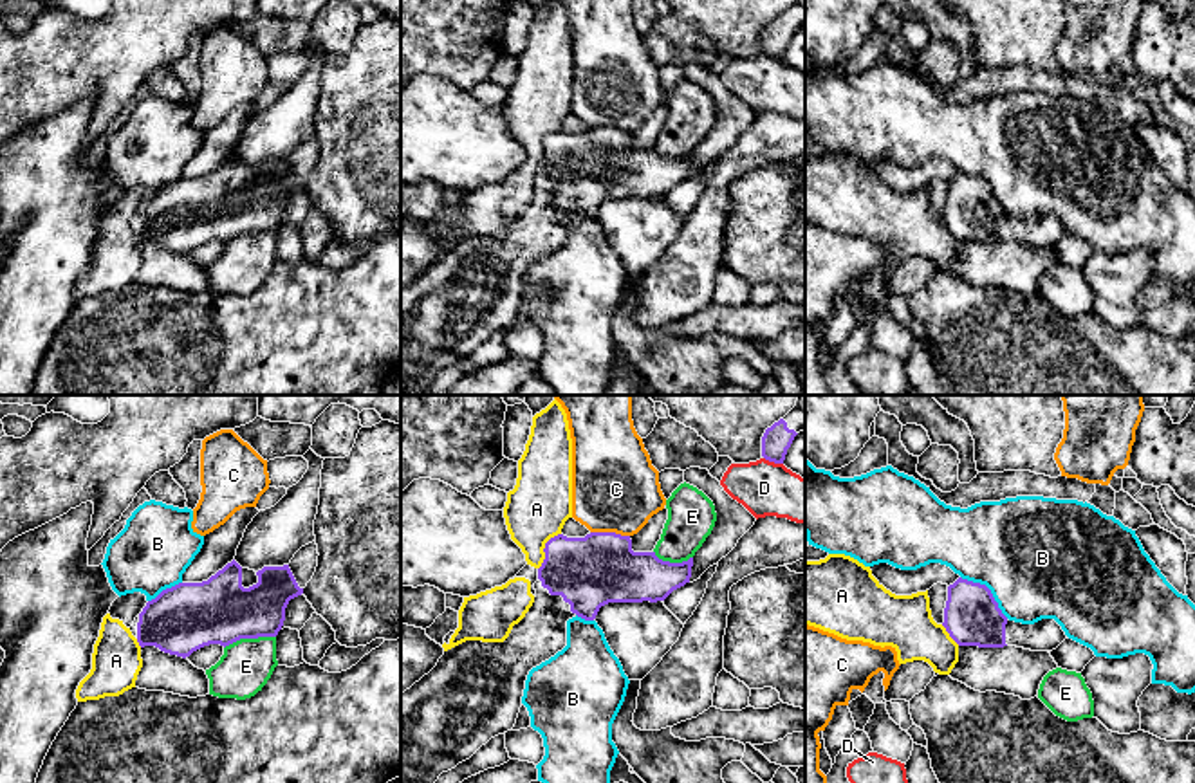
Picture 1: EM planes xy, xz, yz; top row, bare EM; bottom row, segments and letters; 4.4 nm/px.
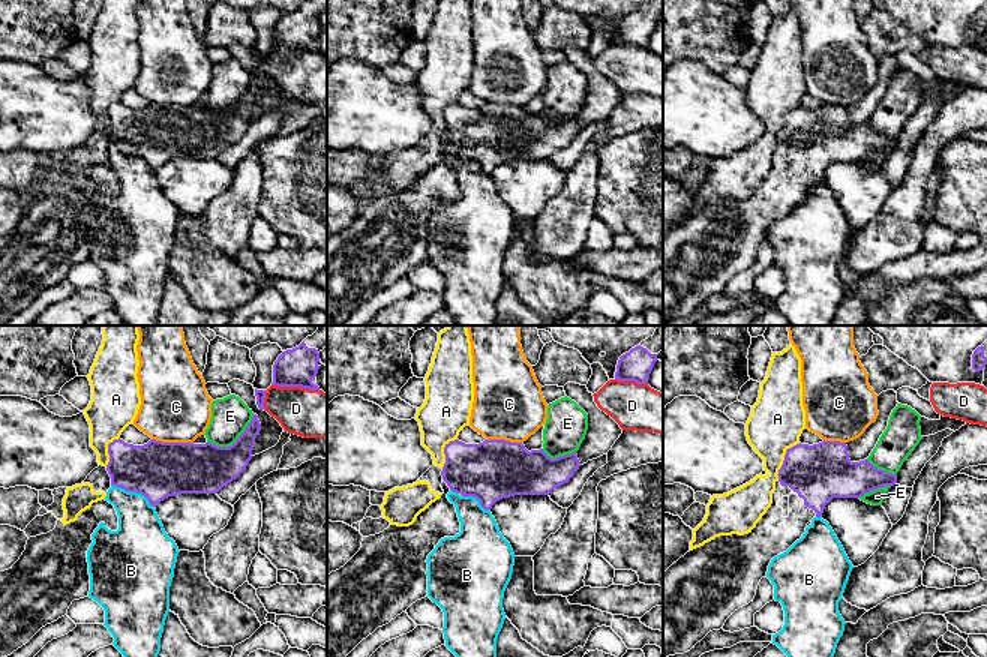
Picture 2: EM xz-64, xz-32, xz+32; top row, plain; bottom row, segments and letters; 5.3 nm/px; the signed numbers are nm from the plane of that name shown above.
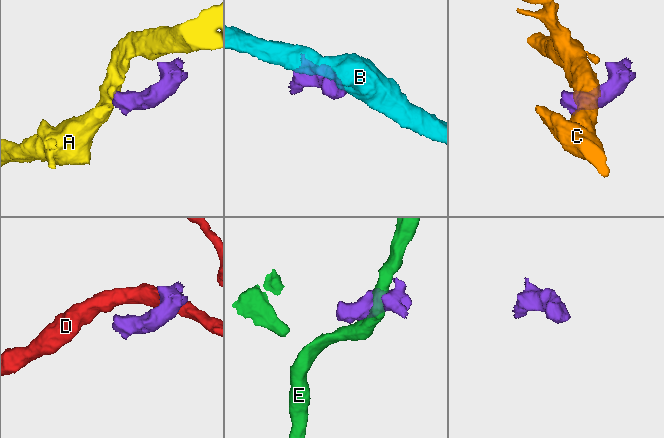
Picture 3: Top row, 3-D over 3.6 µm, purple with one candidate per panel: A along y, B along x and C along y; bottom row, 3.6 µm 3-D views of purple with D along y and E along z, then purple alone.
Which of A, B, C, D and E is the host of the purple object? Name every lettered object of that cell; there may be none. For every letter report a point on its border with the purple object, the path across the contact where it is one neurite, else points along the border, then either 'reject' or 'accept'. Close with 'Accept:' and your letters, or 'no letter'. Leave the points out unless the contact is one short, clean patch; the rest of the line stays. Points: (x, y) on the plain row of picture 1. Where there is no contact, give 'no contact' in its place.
A: contact xz (544, 145); border xz (560, 128), (546, 139), (544, 157), (538, 165); reject
B: contact yz (990, 186); reject
C: contact xz (611, 128); reject
D: contact xz (773, 56); border xz (764, 53), (782, 60); reject
E: contact xy (250, 233); reject
Accept: no letter

